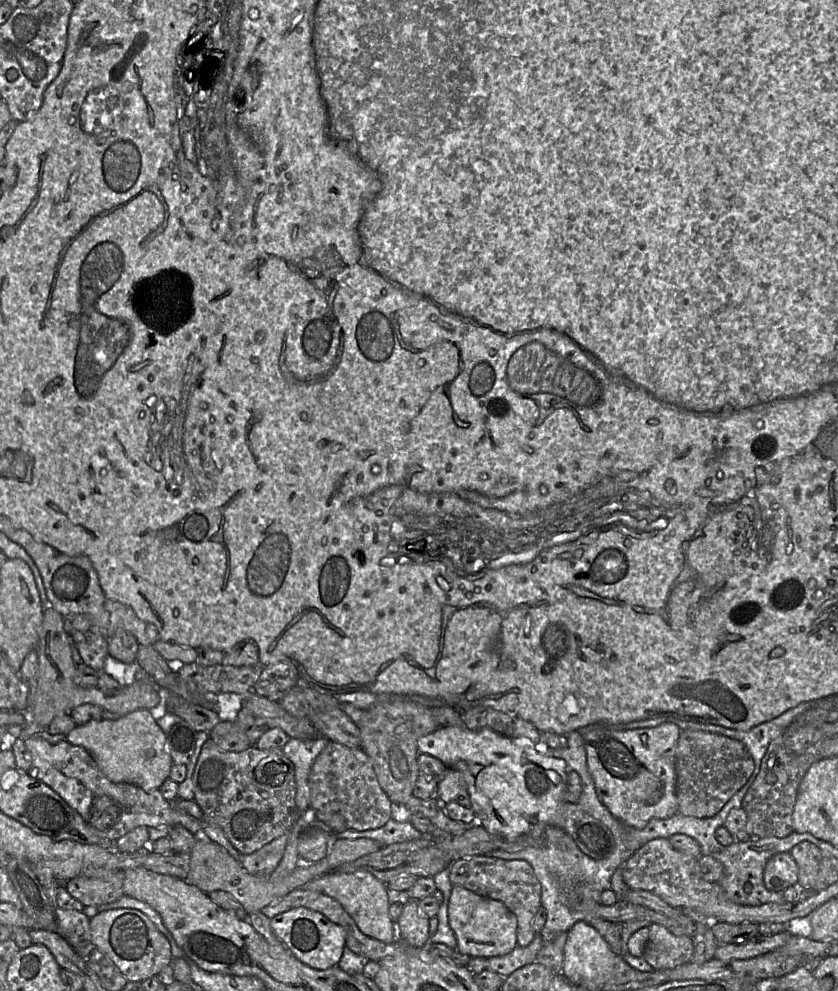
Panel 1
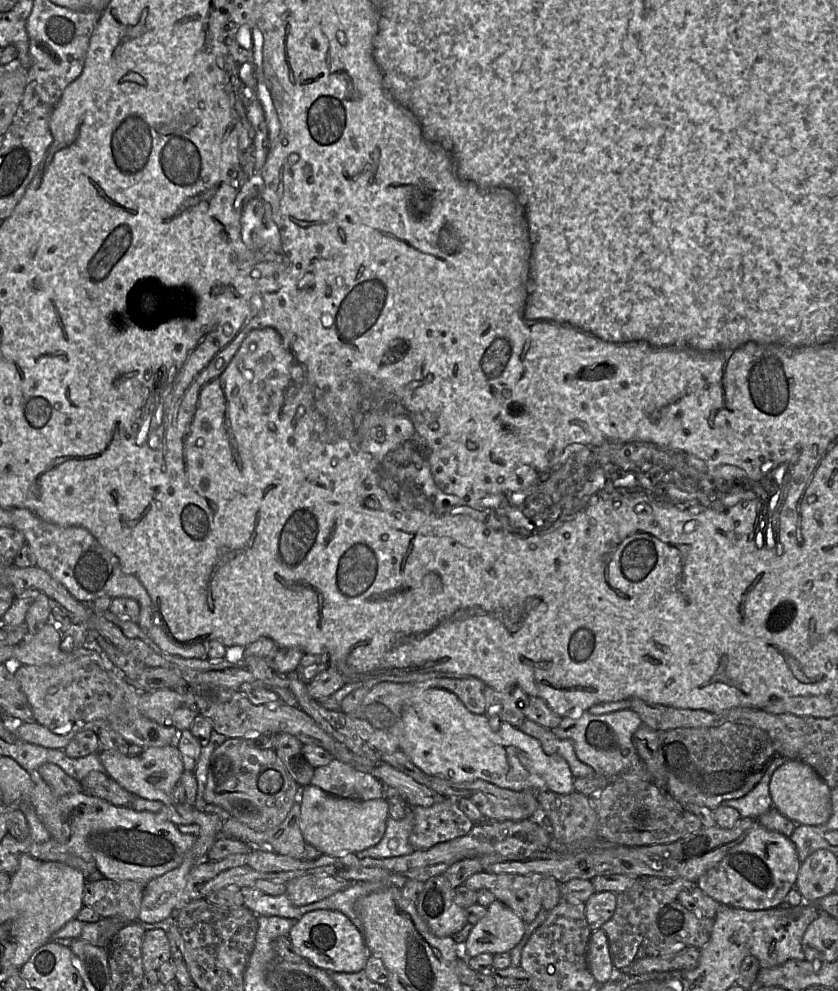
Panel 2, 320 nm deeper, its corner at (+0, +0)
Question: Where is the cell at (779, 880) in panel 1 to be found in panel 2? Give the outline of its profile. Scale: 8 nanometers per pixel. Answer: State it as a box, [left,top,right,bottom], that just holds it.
[697,823,800,910]

